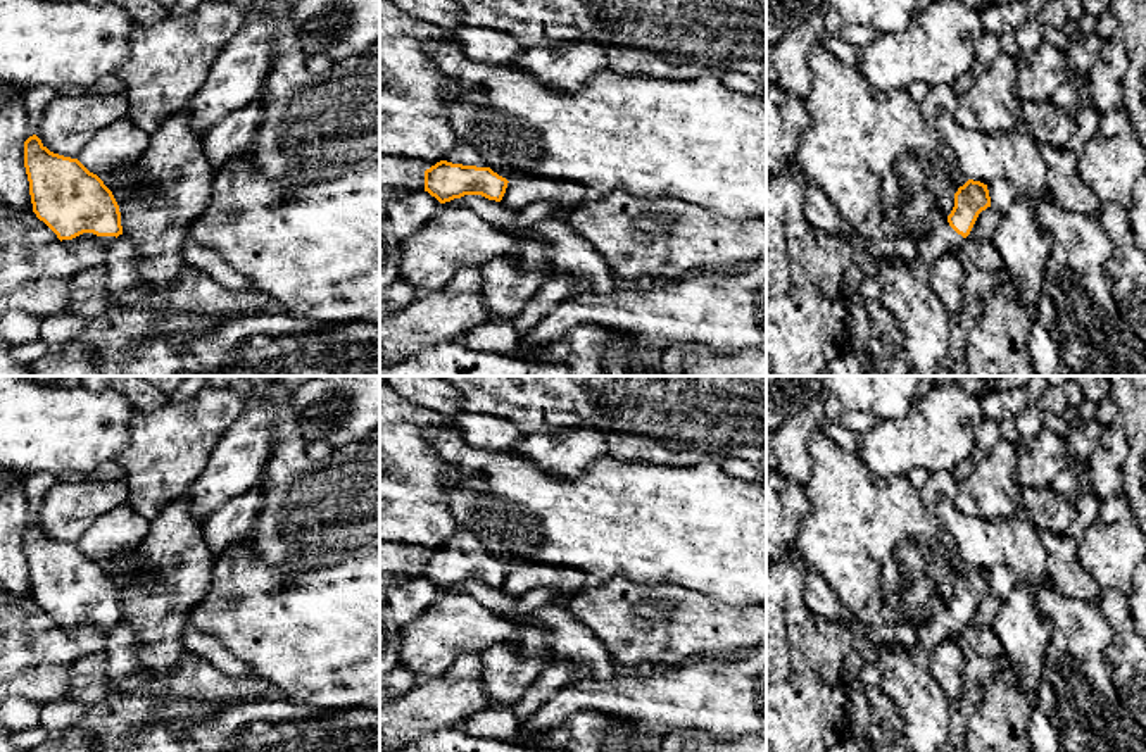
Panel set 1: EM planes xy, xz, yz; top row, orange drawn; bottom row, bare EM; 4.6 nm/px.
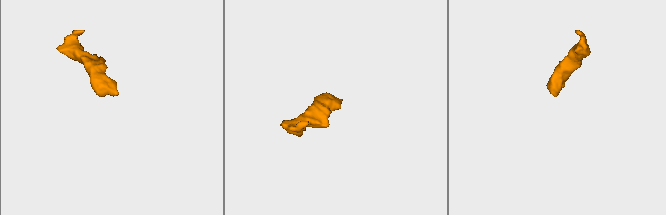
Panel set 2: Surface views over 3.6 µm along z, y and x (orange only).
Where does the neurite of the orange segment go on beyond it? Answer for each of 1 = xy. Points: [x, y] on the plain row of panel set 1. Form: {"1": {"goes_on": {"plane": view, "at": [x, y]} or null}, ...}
{"1": {"goes_on": {"plane": "xy", "at": [87, 623]}}}

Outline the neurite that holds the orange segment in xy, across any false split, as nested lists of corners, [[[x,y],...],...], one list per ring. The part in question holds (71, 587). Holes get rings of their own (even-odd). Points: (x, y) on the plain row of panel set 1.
[[[33,521],[24,528],[24,554],[29,567],[33,598],[66,633],[74,635],[83,628],[110,631],[123,621],[121,598],[112,578],[78,545],[50,538],[41,526]]]

